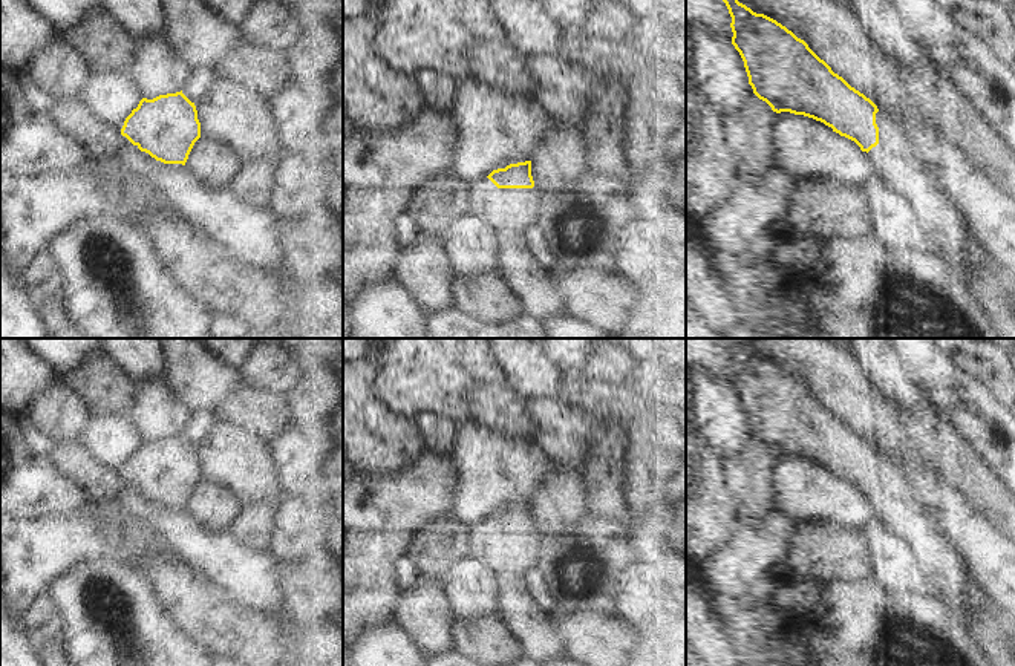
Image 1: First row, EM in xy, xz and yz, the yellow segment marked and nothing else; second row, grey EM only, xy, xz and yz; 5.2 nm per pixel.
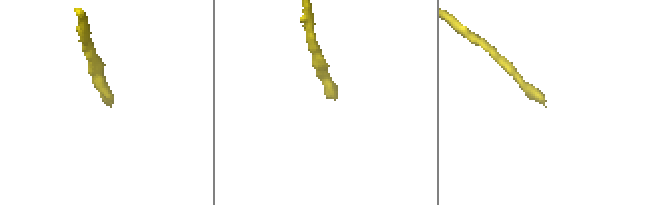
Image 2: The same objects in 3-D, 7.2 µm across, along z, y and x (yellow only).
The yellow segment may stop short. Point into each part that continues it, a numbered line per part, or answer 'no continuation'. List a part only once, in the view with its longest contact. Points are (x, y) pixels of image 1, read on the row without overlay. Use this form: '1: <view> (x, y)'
1: xz (502, 551)

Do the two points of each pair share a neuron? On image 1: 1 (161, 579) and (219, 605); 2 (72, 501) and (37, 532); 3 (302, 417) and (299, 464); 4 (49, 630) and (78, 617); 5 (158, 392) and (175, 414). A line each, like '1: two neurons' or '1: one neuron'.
1: one neuron
2: two neurons
3: one neuron
4: two neurons
5: one neuron

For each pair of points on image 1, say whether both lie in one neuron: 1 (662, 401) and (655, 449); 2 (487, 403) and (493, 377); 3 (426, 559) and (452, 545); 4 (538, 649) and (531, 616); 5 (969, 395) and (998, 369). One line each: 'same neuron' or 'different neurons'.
1: different neurons
2: different neurons
3: same neuron
4: same neuron
5: different neurons

